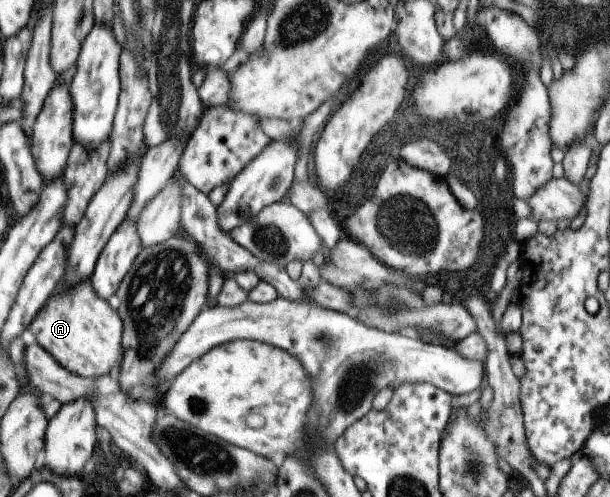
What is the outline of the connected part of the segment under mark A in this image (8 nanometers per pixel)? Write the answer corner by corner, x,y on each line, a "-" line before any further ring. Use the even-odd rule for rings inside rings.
85,278
70,288
57,289
36,311
27,329
35,341
60,365
75,376
98,378
122,360
122,323
116,311
100,298

